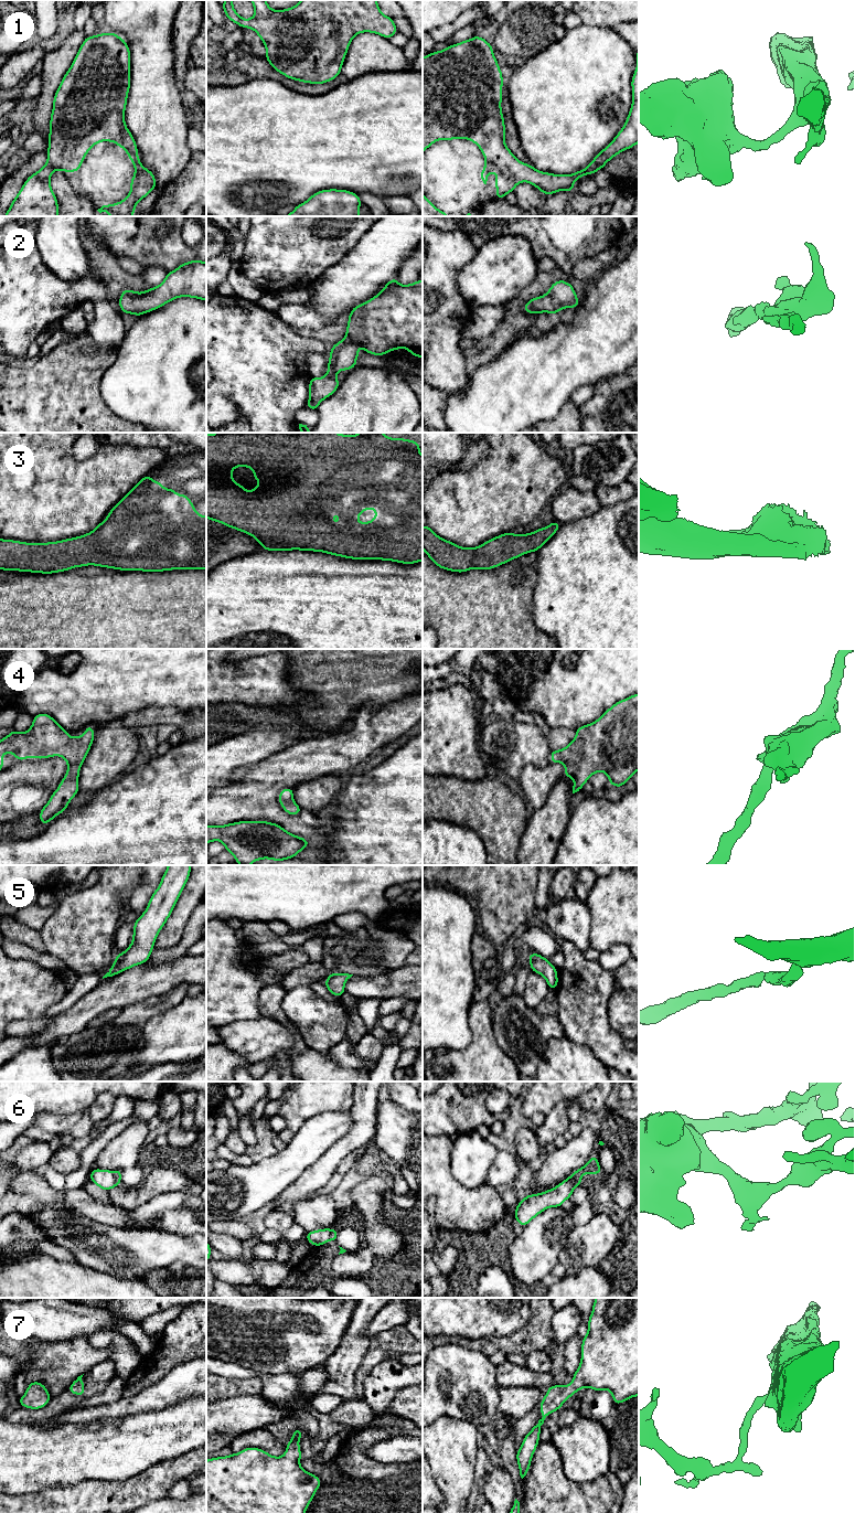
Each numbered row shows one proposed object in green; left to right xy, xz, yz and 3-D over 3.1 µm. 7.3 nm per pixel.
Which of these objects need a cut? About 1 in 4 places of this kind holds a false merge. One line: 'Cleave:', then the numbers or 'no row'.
Cleave: 6

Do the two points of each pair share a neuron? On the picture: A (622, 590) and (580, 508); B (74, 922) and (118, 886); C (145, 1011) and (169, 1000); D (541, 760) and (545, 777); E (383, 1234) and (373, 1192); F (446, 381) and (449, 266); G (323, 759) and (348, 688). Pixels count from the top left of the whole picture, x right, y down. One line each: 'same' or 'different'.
A: different
B: same
C: same
D: different
E: same
F: same
G: different

